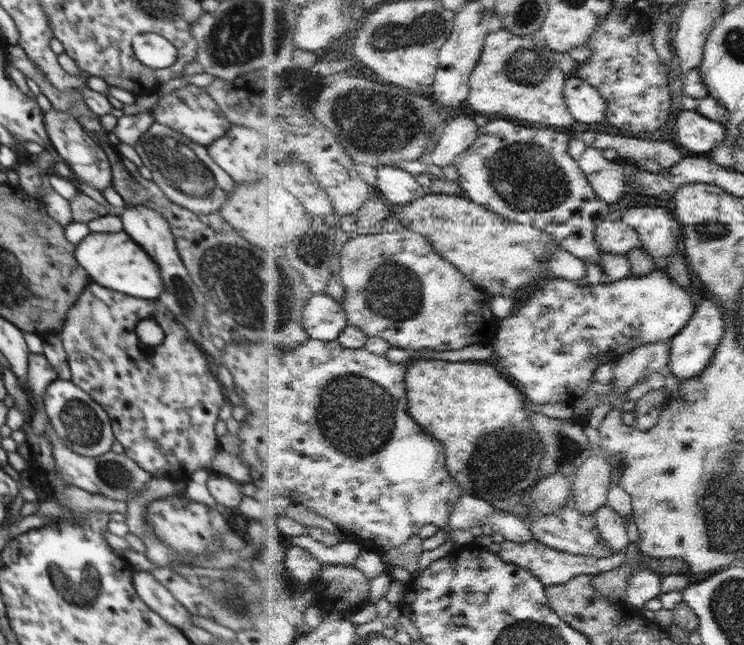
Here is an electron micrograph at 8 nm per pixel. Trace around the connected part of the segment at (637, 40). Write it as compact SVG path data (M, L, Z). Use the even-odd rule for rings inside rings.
M615 6L608 19L592 35L590 48L592 59L579 64L578 77L590 82L607 98L608 120L620 130L634 134L656 132L665 126L672 116L672 84L668 80L669 67L662 64L662 58L654 46L652 31L635 32L638 10Z

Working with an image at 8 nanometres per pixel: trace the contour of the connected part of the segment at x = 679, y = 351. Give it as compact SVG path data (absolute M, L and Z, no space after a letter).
M708 300L708 308L706 308L706 304L704 304L704 308L697 307L695 318L673 339L670 369L681 379L690 379L704 374L708 363L714 358L724 334L726 334L726 320L722 307L720 304L716 306L712 300Z

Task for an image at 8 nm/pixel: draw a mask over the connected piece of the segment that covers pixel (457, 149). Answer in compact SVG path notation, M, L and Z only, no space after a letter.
M468 116L455 117L449 120L442 132L440 145L434 150L431 161L444 168L444 166L456 165L458 158L470 150L473 144L480 138L483 129L476 124L476 120Z

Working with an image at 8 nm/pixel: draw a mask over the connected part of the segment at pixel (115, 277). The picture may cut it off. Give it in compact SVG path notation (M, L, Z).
M124 230L114 233L91 232L76 245L74 256L92 282L100 286L143 299L158 299L164 292L160 267Z

